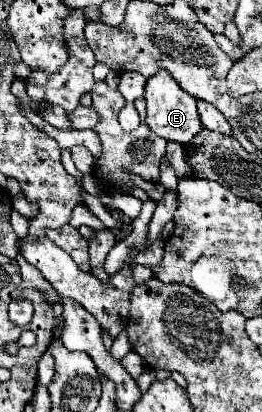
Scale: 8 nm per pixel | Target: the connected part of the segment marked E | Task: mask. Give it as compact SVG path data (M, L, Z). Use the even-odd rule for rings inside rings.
M160 70L152 78L148 78L144 98L146 98L146 112L148 112L146 124L160 138L174 140L180 144L190 144L190 140L194 140L194 136L204 128L202 122L198 120L198 106L196 106L198 100L194 96L190 96L186 90L178 88L178 84L170 76L170 72Z

